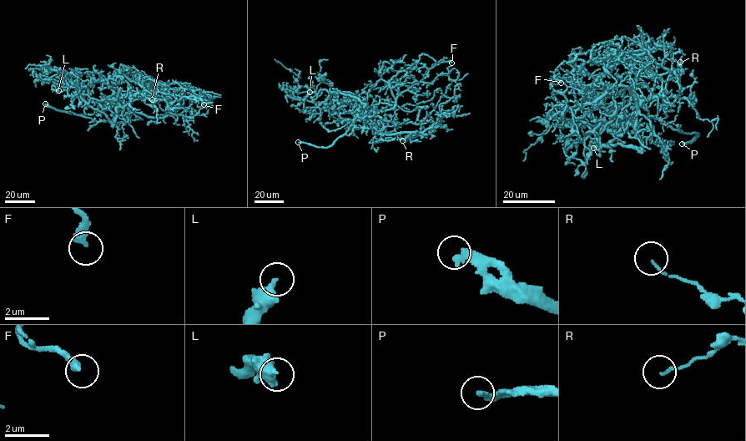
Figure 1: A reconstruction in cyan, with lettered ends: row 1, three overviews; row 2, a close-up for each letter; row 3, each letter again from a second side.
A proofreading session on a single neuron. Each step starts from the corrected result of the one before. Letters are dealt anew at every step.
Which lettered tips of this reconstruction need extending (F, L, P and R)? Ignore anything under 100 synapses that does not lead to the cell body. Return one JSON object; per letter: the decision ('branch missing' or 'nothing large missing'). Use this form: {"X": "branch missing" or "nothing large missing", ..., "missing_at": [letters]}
{"F": "nothing large missing", "L": "nothing large missing", "P": "branch missing", "R": "nothing large missing", "missing_at": ["P"]}

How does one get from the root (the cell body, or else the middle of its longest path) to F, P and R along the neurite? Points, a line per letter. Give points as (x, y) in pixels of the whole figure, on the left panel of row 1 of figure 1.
F: (116, 108), (123, 107), (145, 94), (139, 98), (139, 95), (170, 103), (192, 96), (201, 98), (204, 104)
P: (116, 108), (118, 103), (114, 101), (98, 107), (93, 114), (80, 115), (55, 110), (45, 103)
R: (116, 108), (118, 99), (129, 110), (148, 116), (164, 117), (167, 113), (152, 99)

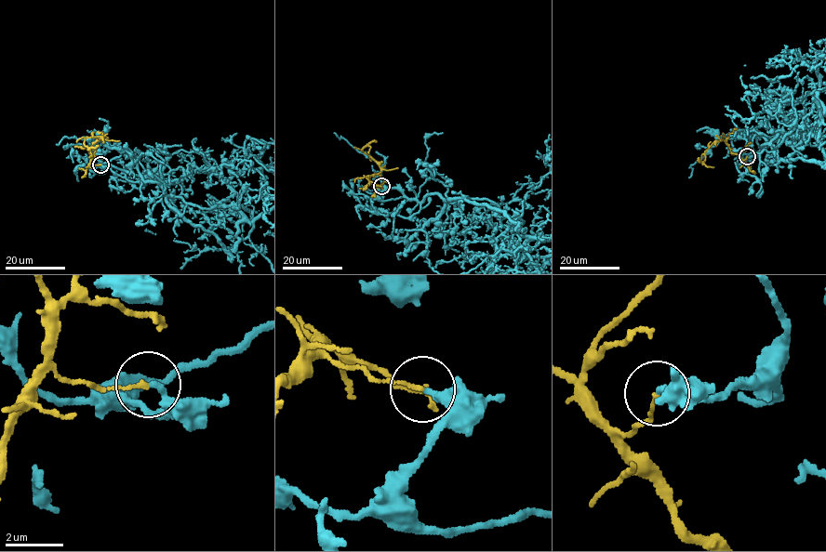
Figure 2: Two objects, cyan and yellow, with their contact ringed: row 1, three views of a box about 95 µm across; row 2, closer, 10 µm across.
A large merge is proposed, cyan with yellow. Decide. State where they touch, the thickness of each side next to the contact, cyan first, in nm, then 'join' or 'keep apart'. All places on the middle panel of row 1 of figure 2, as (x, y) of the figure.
place (381, 186); calibres 200 and 130 nm; keep apart

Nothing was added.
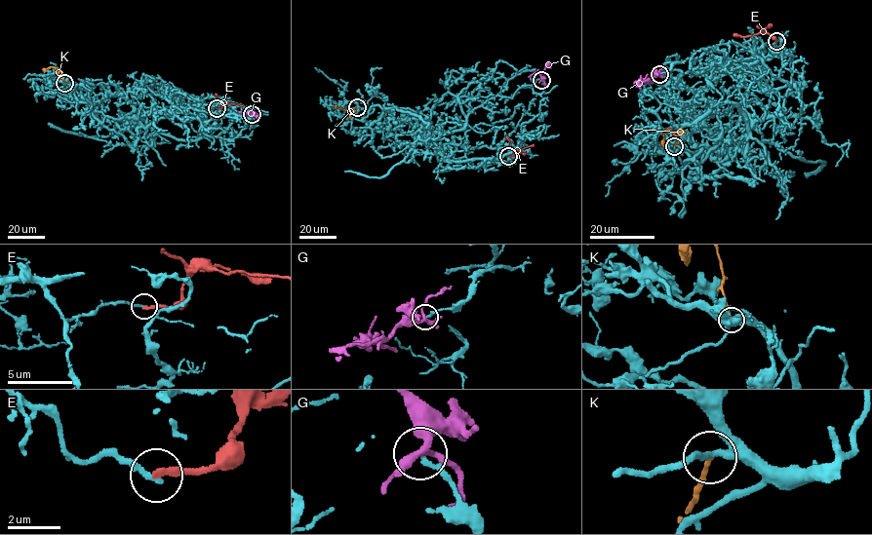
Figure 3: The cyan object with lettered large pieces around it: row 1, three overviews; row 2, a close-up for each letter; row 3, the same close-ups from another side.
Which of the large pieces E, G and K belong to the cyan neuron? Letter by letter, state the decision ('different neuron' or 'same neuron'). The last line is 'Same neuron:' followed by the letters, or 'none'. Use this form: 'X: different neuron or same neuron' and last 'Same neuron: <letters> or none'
E: different neuron
G: different neuron
K: different neuron
Same neuron: none

